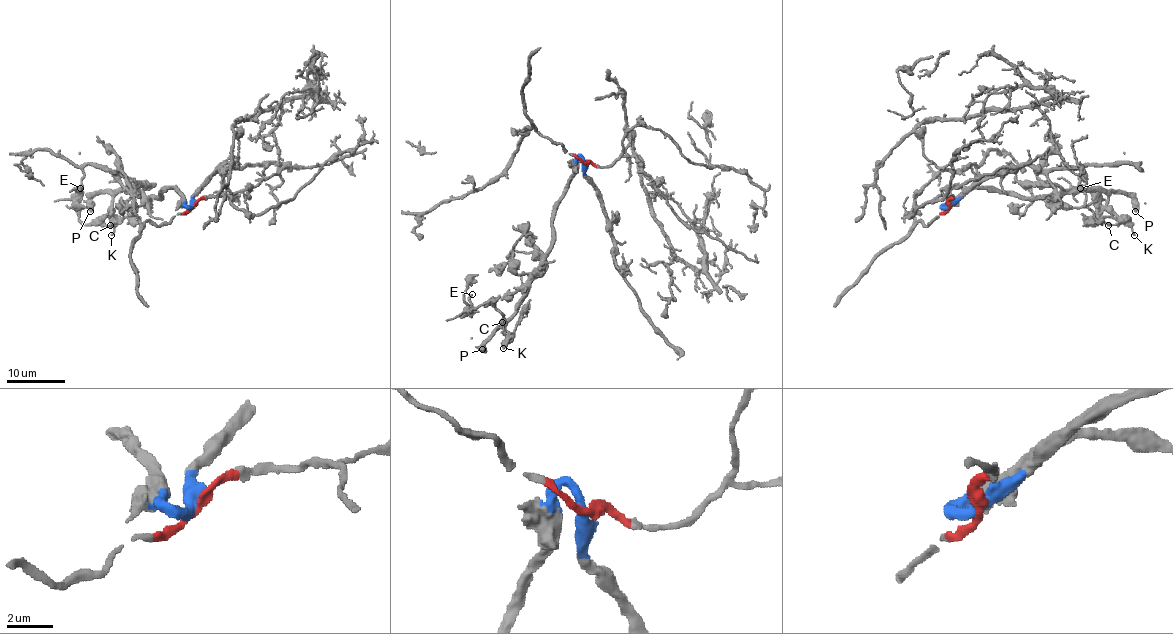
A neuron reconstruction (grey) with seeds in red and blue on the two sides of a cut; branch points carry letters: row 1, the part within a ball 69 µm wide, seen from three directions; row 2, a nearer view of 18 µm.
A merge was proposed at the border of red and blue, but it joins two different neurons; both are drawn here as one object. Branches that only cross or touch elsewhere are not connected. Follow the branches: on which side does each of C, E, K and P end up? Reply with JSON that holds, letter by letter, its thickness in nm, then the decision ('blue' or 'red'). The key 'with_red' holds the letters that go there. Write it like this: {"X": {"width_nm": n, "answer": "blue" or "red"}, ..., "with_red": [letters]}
{"C": {"width_nm": 160, "answer": "blue"}, "E": {"width_nm": 190, "answer": "blue"}, "K": {"width_nm": 130, "answer": "blue"}, "P": {"width_nm": 480, "answer": "blue"}, "with_red": []}

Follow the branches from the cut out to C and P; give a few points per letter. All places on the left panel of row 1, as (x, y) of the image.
C: (193, 207), (173, 188), (160, 197), (120, 190), (114, 196), (111, 213), (116, 218), (110, 225)
P: (193, 207), (173, 188), (160, 197), (125, 190), (98, 191), (91, 199), (89, 212)

